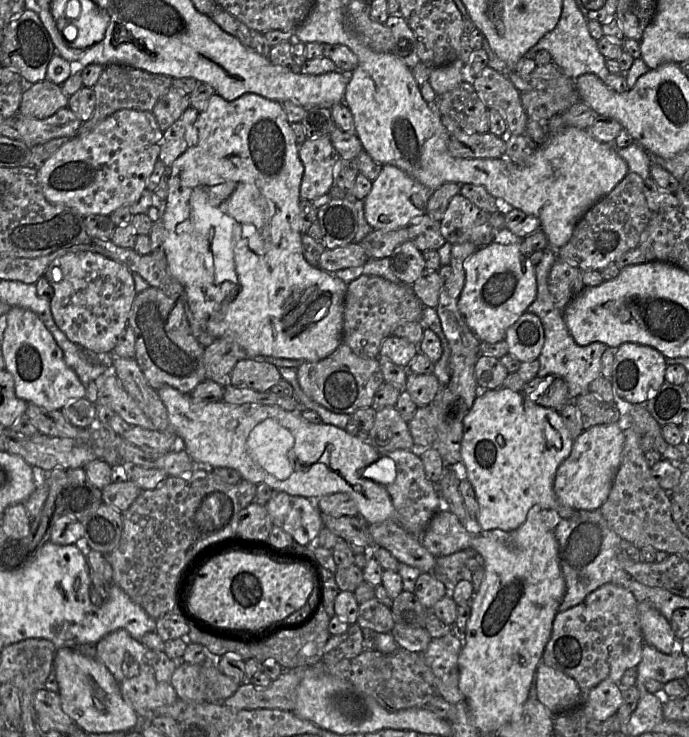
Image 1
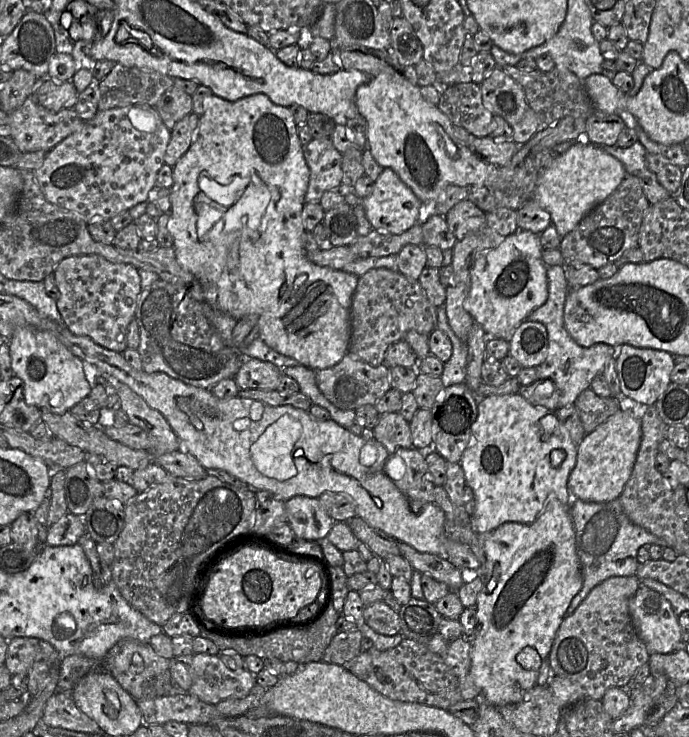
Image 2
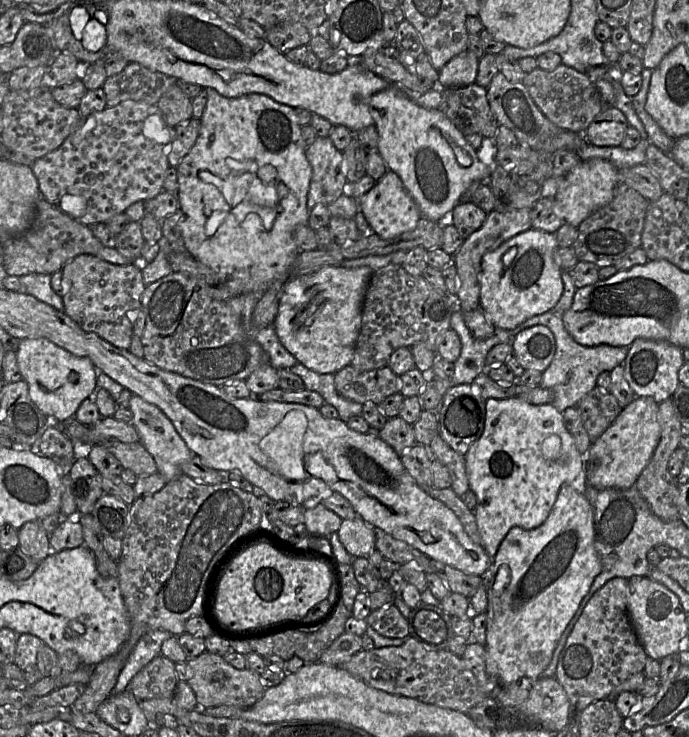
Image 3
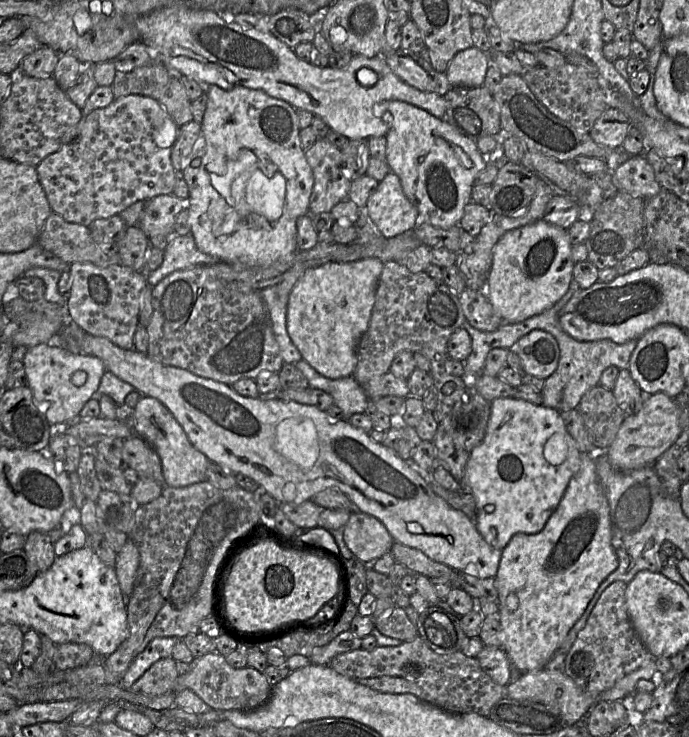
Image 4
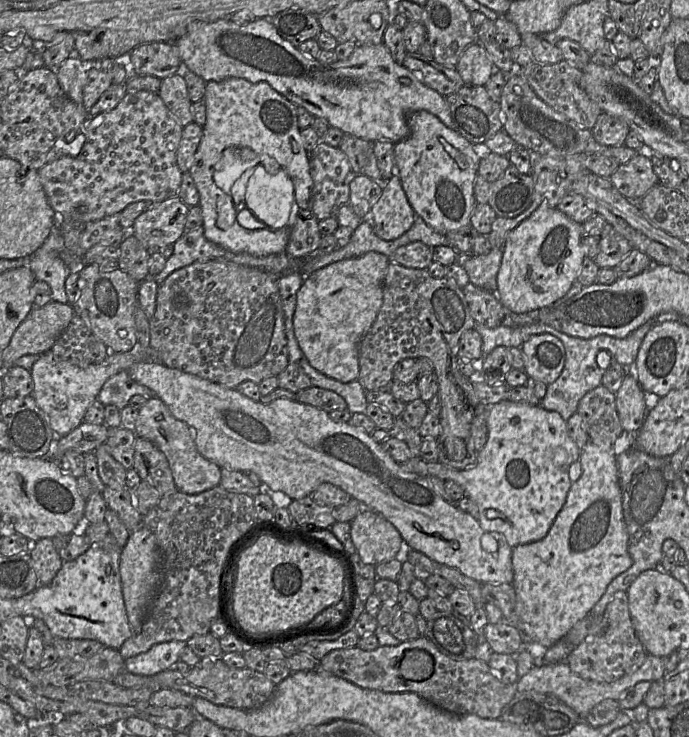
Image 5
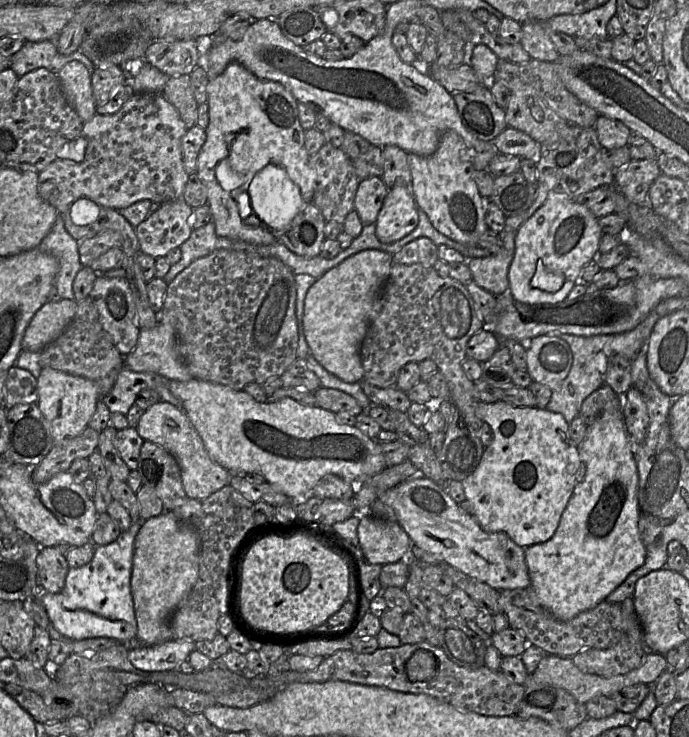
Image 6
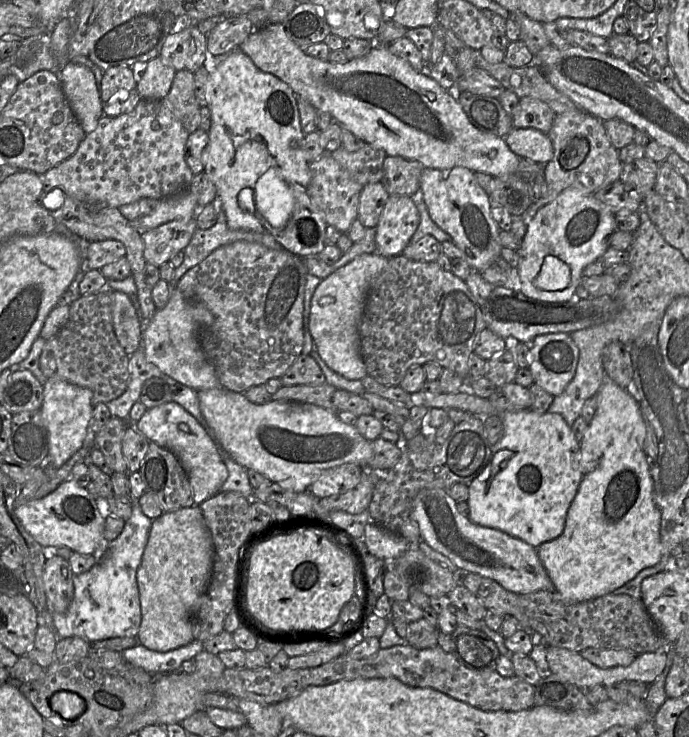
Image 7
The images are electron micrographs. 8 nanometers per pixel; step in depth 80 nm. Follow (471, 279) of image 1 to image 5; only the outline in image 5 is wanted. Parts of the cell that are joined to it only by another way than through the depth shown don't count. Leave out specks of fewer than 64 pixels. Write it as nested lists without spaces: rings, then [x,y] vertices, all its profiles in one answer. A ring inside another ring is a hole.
[[[546,204],[538,207],[528,219],[508,232],[506,236],[495,291],[502,305],[513,313],[521,314],[549,306],[565,296],[576,281],[586,257],[582,241],[581,224],[569,219],[556,207],[550,208]]]

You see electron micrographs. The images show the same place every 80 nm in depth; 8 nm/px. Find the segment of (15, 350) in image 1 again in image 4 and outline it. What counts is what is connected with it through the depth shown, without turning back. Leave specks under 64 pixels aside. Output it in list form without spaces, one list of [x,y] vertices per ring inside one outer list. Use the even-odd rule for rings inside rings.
[[[40,344],[27,351],[22,360],[35,406],[43,413],[49,425],[70,425],[97,391],[107,371],[102,360],[94,356],[76,355],[50,344]]]

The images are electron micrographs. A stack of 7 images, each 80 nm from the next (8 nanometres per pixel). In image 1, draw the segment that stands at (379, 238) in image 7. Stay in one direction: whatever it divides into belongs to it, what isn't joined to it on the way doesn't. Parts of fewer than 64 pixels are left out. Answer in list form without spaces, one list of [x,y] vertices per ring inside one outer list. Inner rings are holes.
[[[385,164],[378,177],[372,181],[369,194],[364,199],[364,215],[373,230],[392,231],[405,228],[412,220],[425,214],[432,190],[419,183],[396,166]]]

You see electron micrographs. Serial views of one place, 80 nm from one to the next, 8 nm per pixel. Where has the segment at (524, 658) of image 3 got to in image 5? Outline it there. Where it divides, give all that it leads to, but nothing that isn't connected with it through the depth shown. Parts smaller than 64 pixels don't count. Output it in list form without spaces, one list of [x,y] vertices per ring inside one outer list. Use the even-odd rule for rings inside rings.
[[[589,441],[580,450],[580,460],[574,467],[577,469],[575,484],[548,534],[539,541],[512,547],[512,585],[518,601],[518,615],[522,621],[524,648],[527,642],[540,644],[545,648],[558,642],[579,620],[589,615],[610,582],[632,565],[623,520],[617,455],[614,451],[605,451]]]

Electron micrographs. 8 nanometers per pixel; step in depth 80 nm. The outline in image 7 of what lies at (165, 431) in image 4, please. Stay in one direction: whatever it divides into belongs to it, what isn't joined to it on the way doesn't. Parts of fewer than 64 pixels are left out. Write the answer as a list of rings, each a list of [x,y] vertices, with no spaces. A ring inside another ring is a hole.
[[[168,402],[147,409],[137,422],[136,428],[150,442],[168,449],[178,458],[188,476],[196,506],[220,491],[222,484],[228,478],[228,469],[219,453],[217,442],[181,405]]]

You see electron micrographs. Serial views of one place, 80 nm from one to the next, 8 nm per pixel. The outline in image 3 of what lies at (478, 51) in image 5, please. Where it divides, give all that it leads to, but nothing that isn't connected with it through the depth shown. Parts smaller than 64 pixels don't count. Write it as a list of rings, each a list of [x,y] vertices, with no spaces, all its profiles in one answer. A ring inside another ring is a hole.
[[[470,51],[453,57],[438,71],[438,86],[442,88],[467,86],[475,83],[479,58]]]

